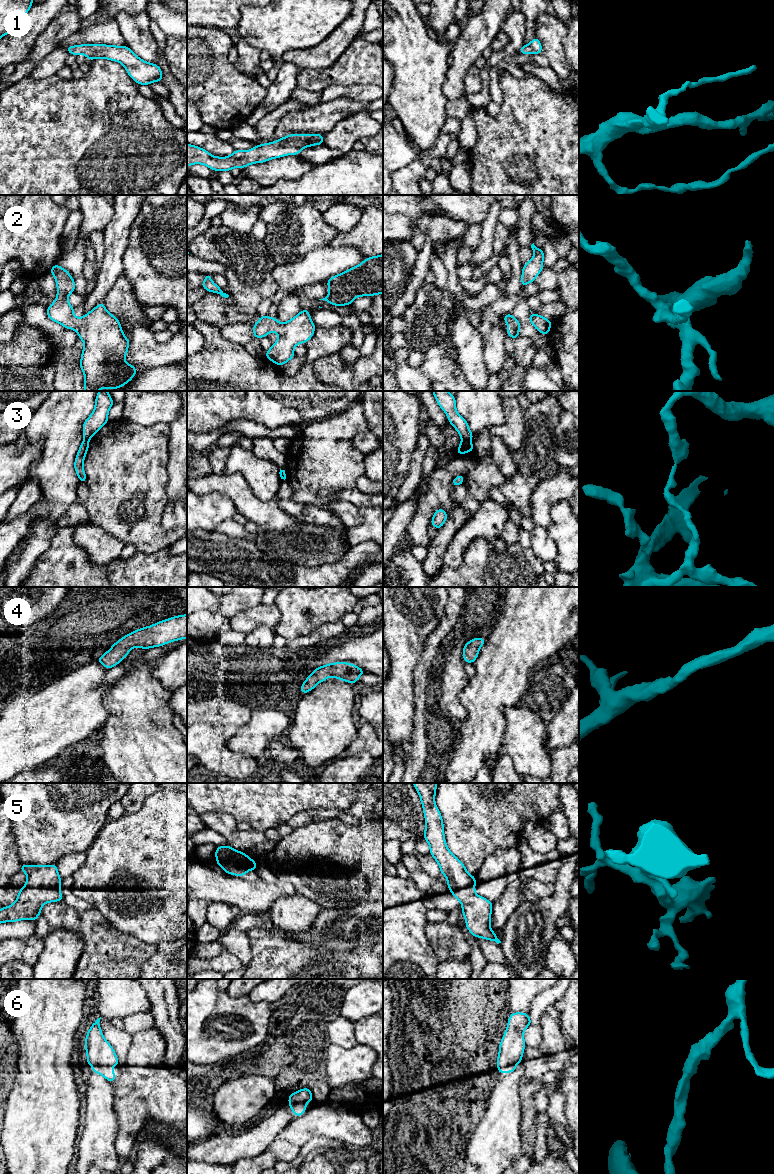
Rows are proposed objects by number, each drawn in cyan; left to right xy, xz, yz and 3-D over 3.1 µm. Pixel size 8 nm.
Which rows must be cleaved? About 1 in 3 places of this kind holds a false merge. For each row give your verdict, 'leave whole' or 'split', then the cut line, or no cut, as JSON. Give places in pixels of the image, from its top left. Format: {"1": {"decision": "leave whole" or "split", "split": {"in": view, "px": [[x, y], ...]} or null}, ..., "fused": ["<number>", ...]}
{"1": {"decision": "leave whole", "split": null}, "2": {"decision": "leave whole", "split": null}, "3": {"decision": "split", "split": {"in": "yz", "px": [[462, 439], [470, 440]]}}, "4": {"decision": "leave whole", "split": null}, "5": {"decision": "leave whole", "split": null}, "6": {"decision": "leave whole", "split": null}, "fused": ["3"]}

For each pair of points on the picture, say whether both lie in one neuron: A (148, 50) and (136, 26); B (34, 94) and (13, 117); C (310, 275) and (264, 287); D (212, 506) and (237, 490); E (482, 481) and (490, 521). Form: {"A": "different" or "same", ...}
{"A": "same", "B": "same", "C": "different", "D": "different", "E": "different"}

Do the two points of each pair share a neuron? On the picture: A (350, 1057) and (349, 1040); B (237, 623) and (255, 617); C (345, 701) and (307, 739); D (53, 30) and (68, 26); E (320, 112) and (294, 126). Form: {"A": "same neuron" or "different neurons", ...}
{"A": "different neurons", "B": "same neuron", "C": "same neuron", "D": "same neuron", "E": "same neuron"}

